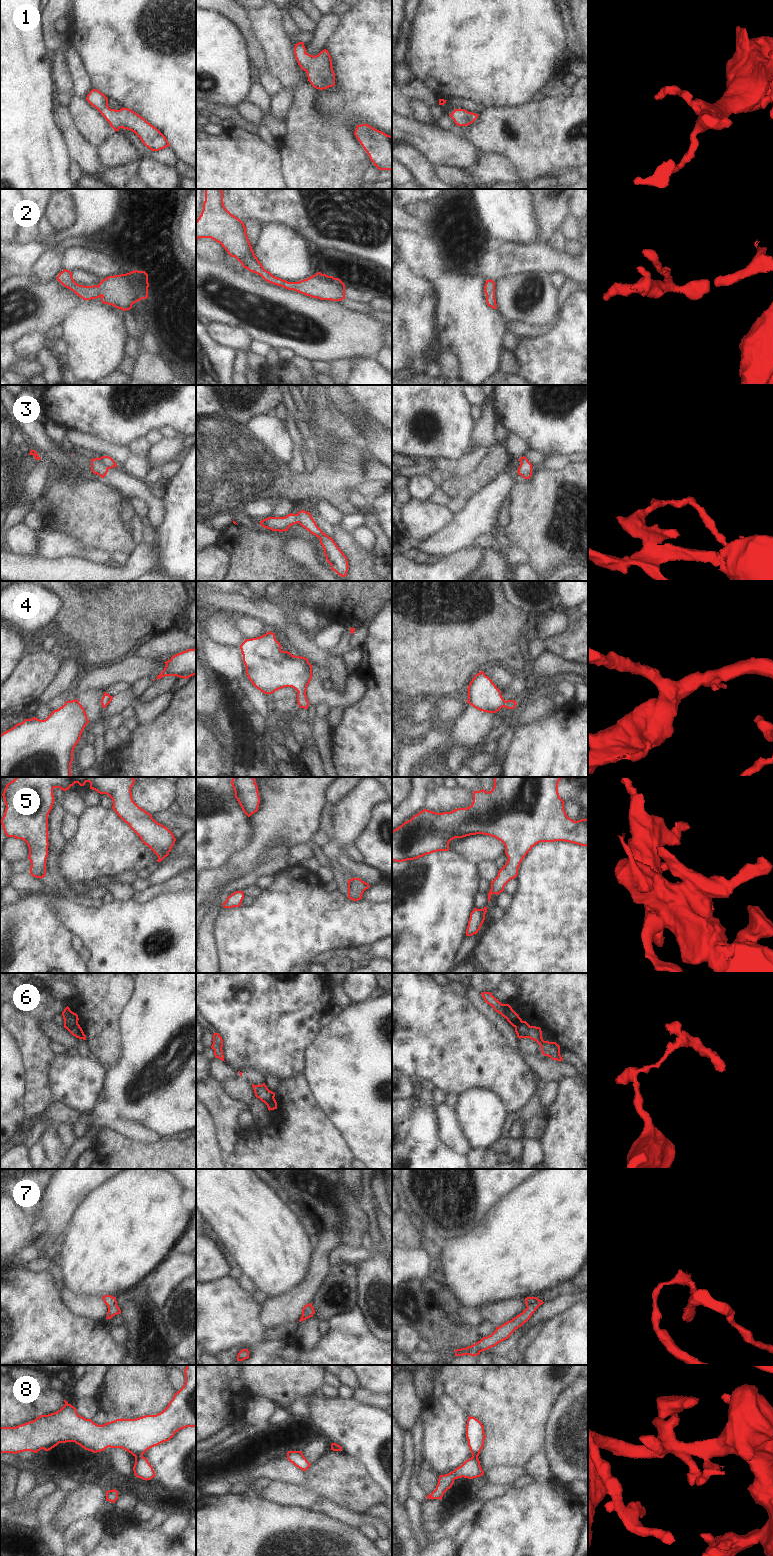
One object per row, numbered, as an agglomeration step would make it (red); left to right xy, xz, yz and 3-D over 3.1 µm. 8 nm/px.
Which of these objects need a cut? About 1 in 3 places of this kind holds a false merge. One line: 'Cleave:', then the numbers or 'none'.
Cleave: 3, 6, 8

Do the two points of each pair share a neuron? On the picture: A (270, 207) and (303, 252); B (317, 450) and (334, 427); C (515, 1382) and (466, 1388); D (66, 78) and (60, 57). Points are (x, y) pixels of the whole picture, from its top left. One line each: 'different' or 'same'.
A: different
B: same
C: same
D: same

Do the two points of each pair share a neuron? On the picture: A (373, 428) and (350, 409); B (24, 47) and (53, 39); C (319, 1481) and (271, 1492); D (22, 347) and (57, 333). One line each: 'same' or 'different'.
A: same
B: different
C: same
D: different

